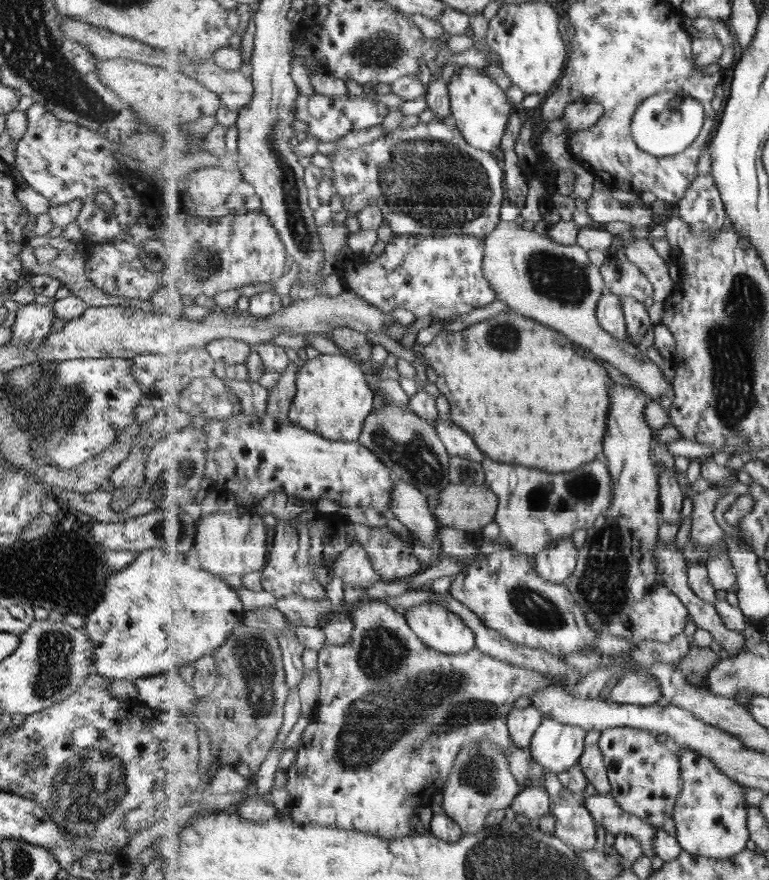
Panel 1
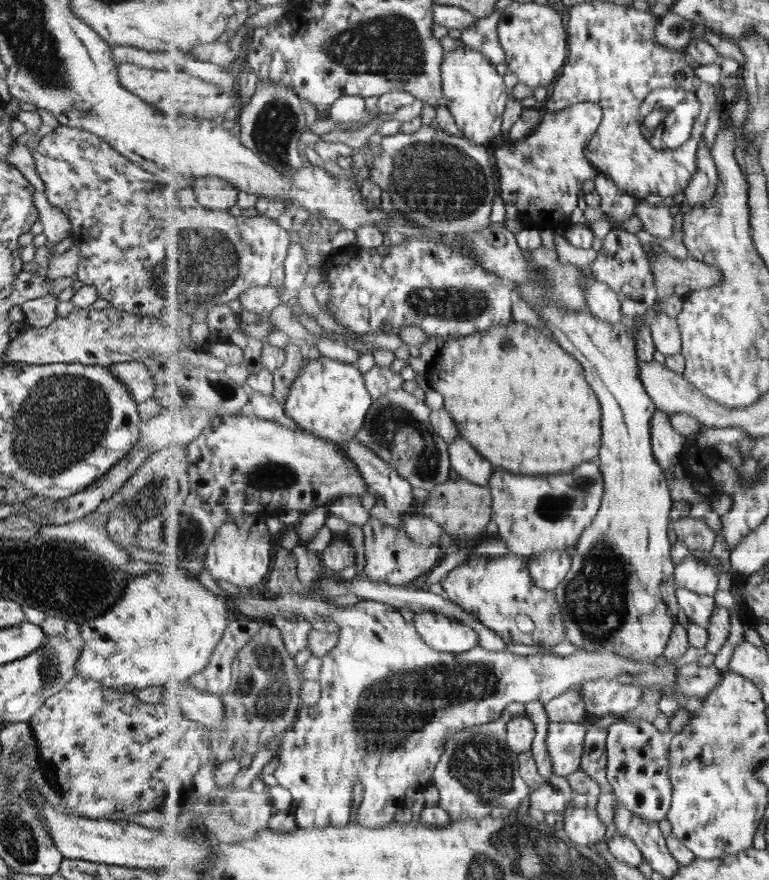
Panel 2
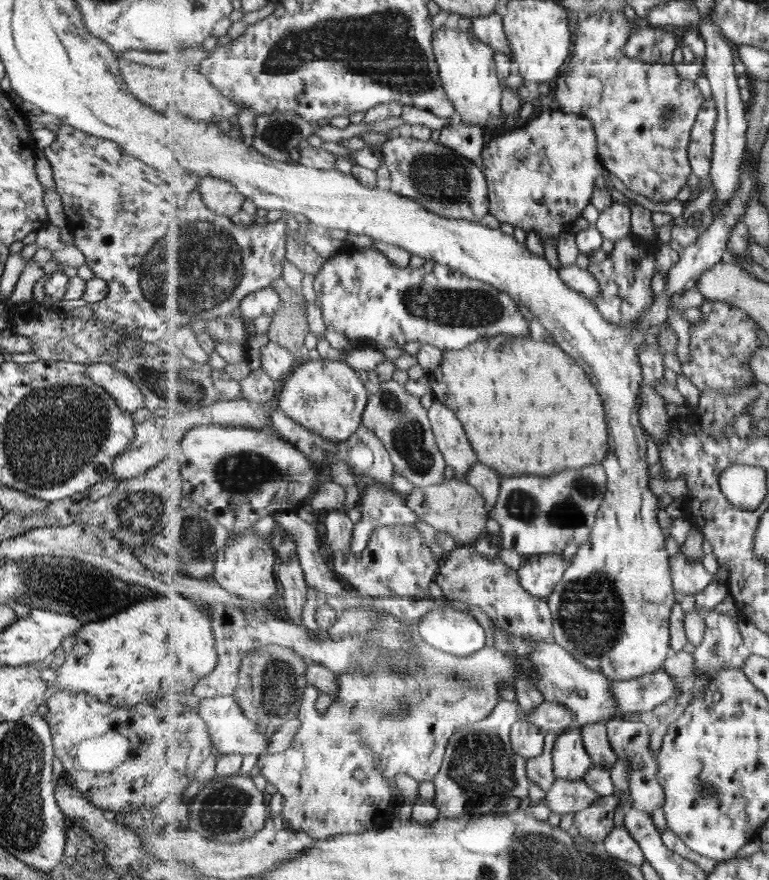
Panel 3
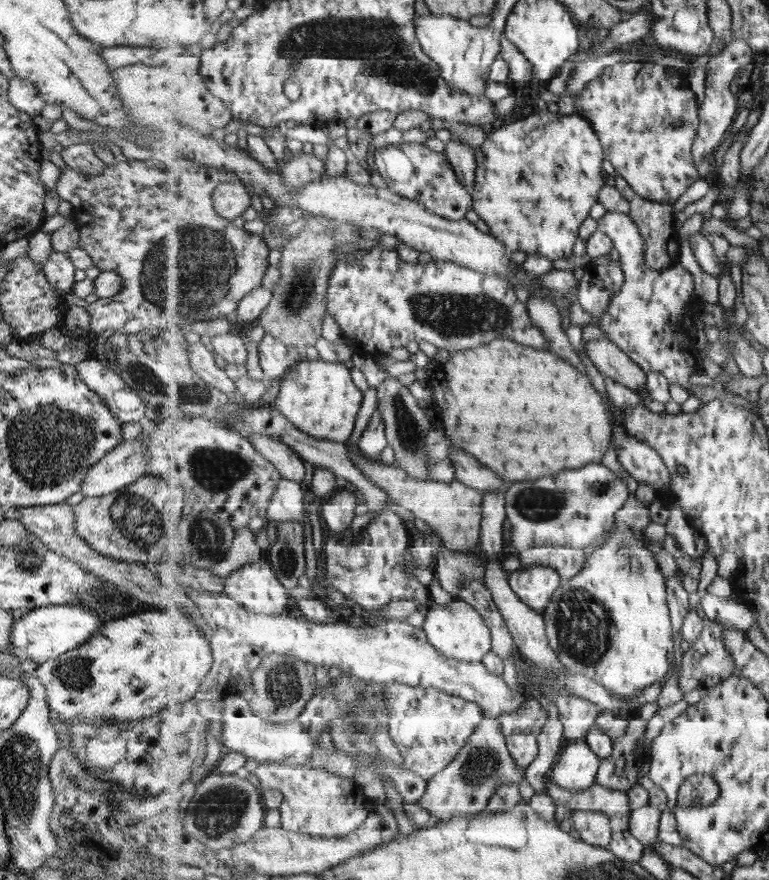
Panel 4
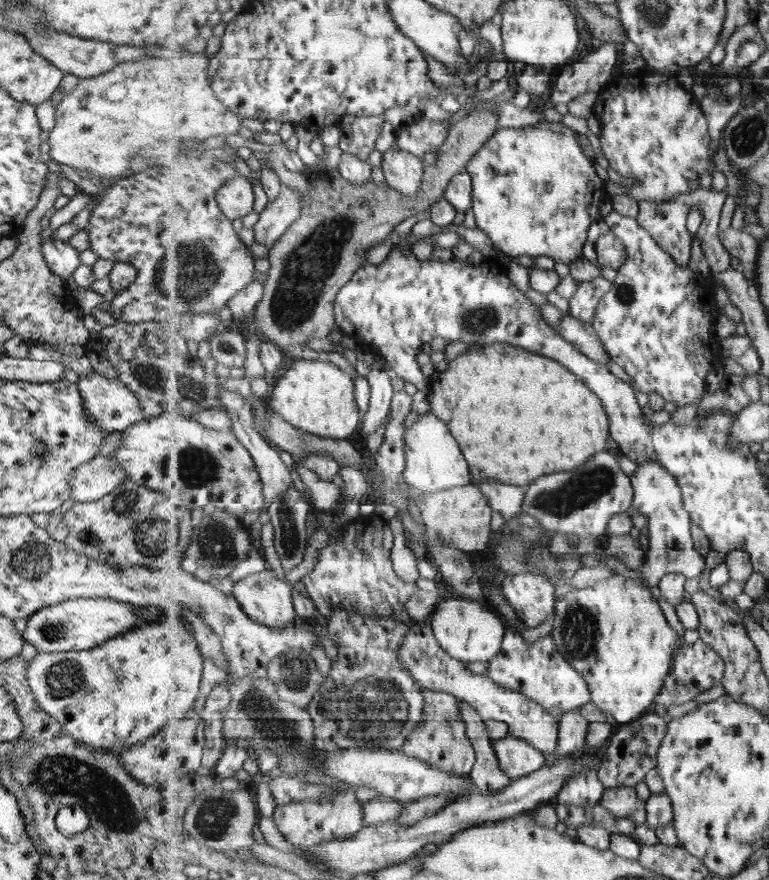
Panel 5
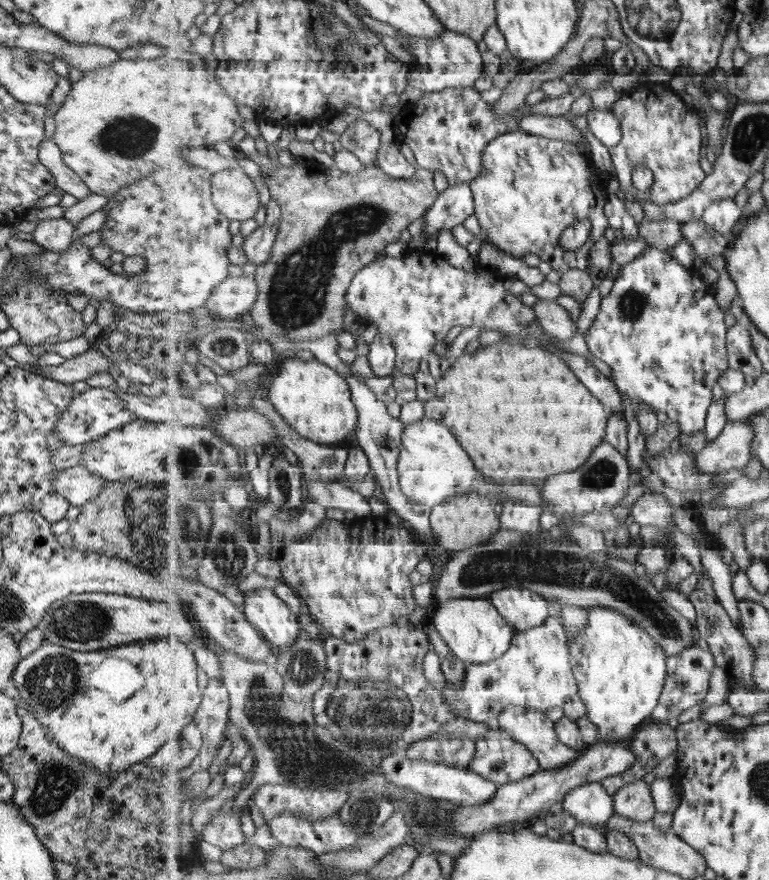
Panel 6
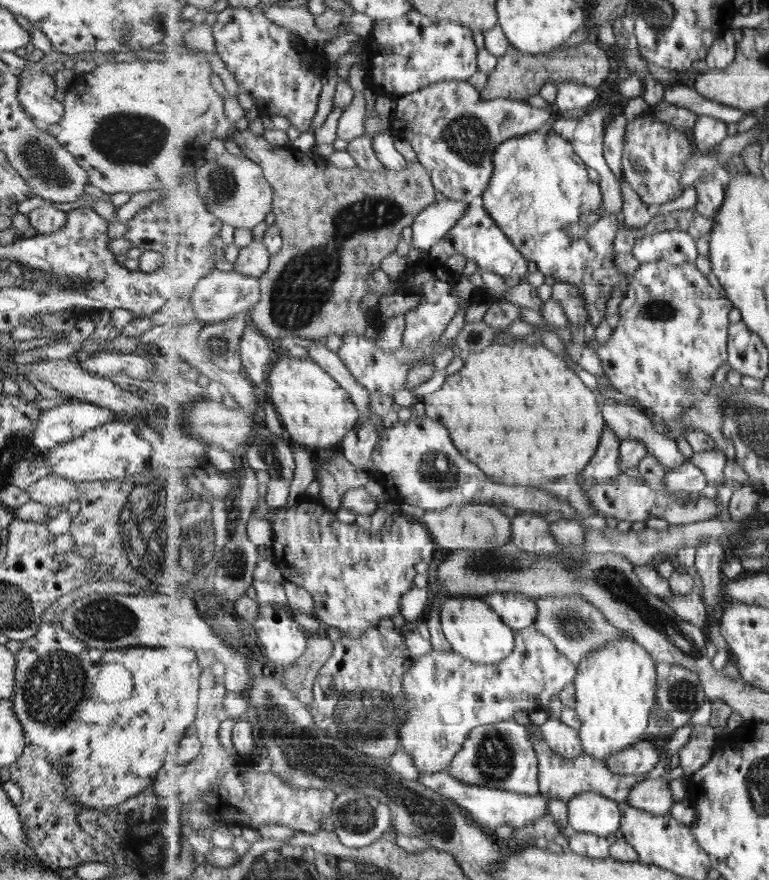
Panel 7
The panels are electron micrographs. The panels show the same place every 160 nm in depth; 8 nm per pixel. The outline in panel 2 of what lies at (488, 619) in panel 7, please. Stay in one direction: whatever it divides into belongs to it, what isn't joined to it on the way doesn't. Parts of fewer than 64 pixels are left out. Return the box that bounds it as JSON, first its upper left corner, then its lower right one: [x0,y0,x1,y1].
[413,613,481,654]

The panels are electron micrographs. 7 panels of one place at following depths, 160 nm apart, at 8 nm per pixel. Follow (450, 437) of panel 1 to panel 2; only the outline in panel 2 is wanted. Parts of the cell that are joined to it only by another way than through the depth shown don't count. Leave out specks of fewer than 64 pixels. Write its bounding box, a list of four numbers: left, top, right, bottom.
[448,436,495,486]

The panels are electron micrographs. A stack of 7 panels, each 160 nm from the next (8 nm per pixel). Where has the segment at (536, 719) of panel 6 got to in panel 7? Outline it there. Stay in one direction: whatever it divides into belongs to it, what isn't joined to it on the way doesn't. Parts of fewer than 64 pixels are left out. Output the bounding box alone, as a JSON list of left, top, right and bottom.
[527,721,667,803]

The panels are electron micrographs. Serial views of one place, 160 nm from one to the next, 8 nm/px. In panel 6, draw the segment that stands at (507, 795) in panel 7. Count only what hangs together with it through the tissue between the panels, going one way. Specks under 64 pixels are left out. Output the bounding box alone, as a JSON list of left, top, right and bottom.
[379,751,498,806]

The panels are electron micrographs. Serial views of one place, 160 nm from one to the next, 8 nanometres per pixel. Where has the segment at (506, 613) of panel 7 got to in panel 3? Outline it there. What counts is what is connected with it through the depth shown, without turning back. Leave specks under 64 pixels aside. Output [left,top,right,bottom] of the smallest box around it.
[518,553,569,598]

